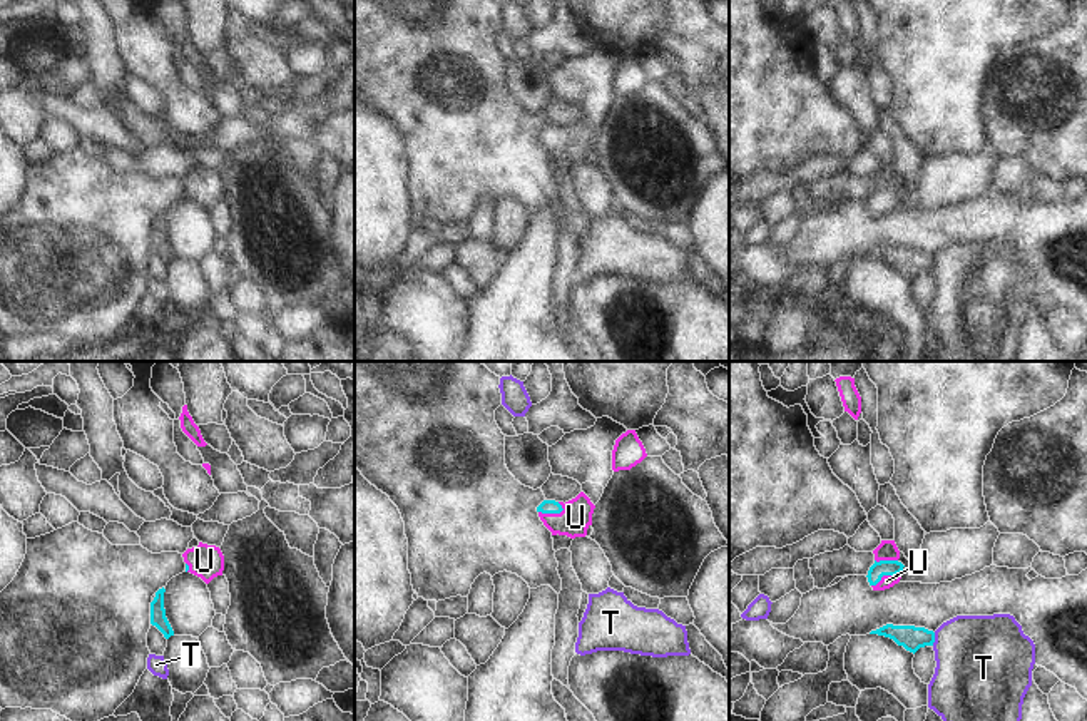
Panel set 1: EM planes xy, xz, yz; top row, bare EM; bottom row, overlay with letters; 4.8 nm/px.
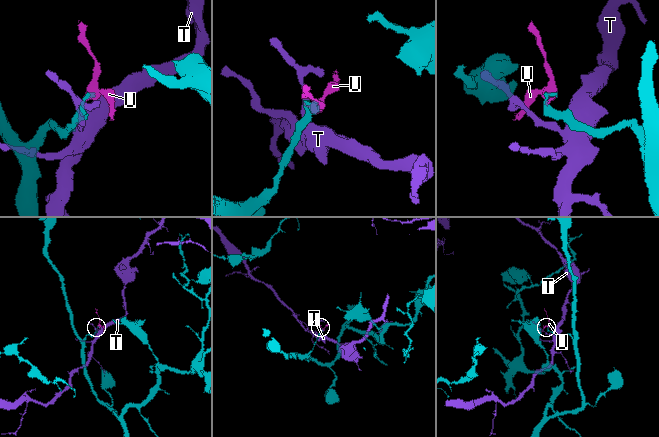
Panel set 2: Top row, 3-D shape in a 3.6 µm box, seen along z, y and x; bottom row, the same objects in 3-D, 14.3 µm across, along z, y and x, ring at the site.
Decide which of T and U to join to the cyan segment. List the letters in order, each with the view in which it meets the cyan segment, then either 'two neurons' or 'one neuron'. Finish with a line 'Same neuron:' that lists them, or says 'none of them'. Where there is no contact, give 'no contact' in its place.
T: contact in yz; two neurons
U: contact in xz; one neuron
Same neuron: U

